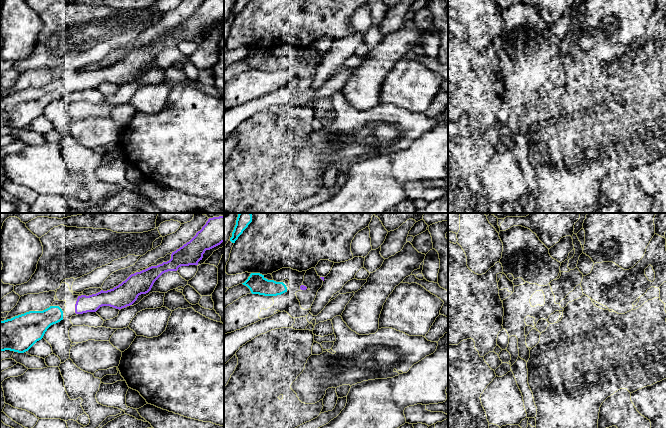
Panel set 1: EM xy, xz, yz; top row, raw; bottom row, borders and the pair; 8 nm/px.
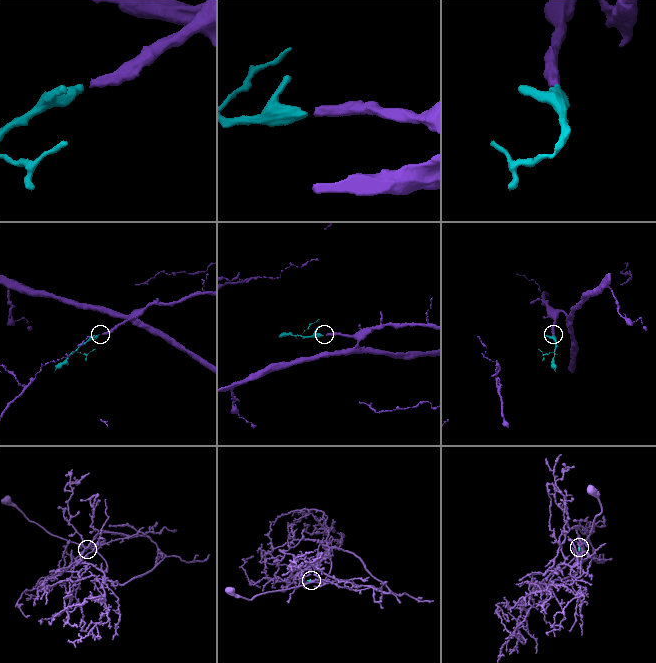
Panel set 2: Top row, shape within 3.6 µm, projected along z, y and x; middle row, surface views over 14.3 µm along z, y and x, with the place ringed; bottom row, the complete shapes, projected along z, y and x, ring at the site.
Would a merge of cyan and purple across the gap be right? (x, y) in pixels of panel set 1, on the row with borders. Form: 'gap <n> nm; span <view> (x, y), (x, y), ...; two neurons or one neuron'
gap 100 nm; span xy (62, 311), (75, 311); one neuron

